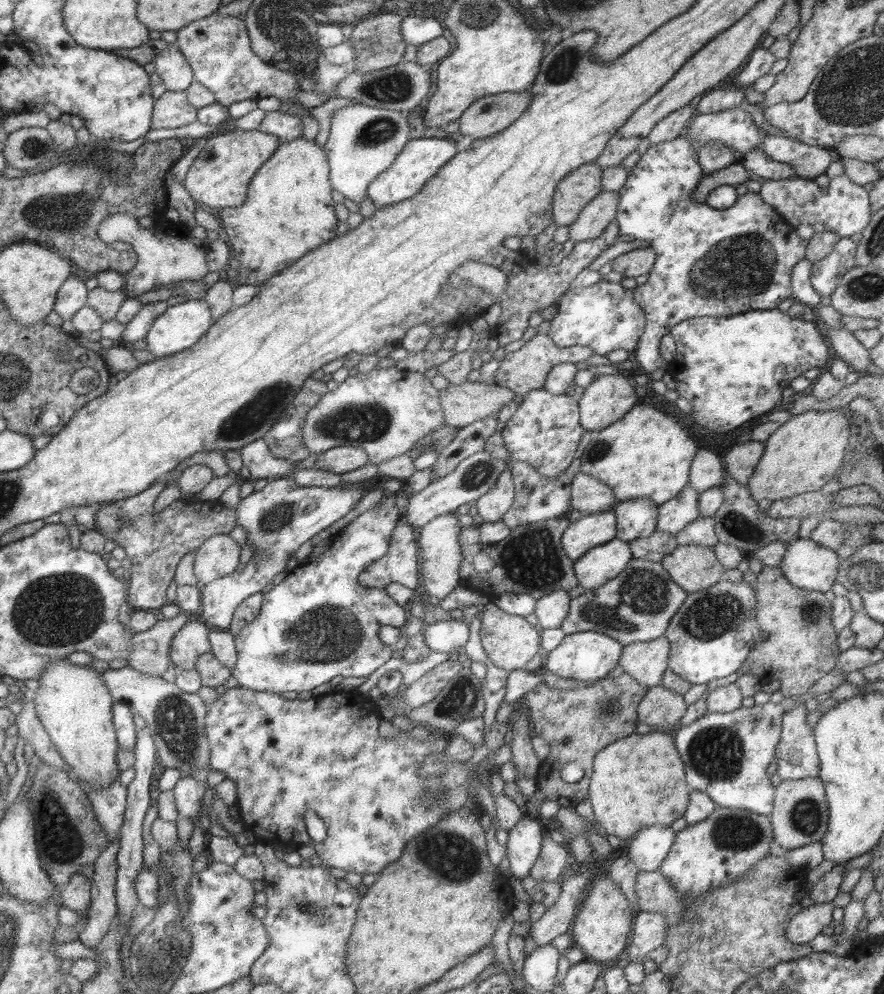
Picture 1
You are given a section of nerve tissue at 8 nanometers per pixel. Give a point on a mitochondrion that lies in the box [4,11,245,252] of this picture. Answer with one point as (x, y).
(46, 214)

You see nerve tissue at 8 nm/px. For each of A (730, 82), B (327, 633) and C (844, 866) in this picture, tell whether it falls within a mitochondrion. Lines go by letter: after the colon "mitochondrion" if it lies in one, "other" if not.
A: other
B: mitochondrion
C: other

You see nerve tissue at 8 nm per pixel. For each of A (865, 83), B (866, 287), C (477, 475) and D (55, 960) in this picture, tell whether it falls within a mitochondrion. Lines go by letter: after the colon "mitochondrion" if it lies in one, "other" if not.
A: mitochondrion
B: mitochondrion
C: mitochondrion
D: other

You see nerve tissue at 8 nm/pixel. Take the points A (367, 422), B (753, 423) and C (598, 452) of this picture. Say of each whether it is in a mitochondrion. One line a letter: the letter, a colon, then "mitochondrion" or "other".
A: mitochondrion
B: other
C: mitochondrion

